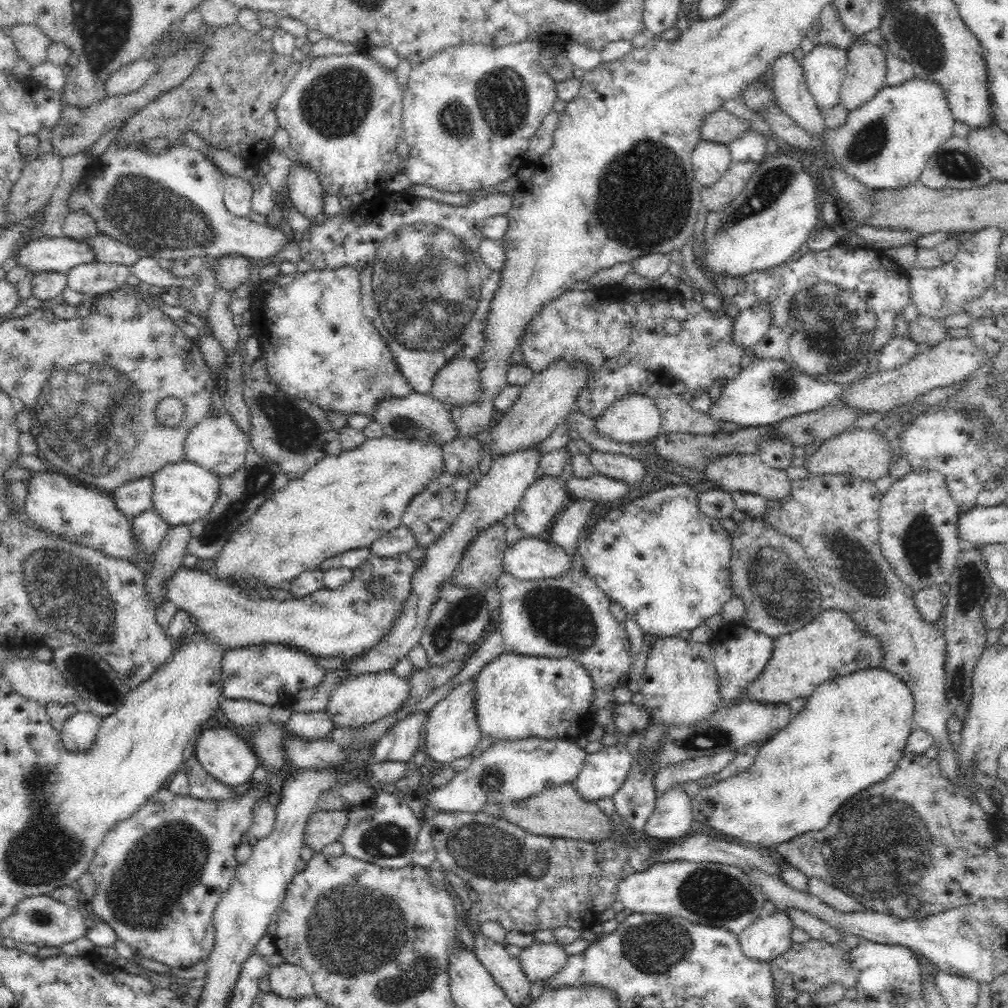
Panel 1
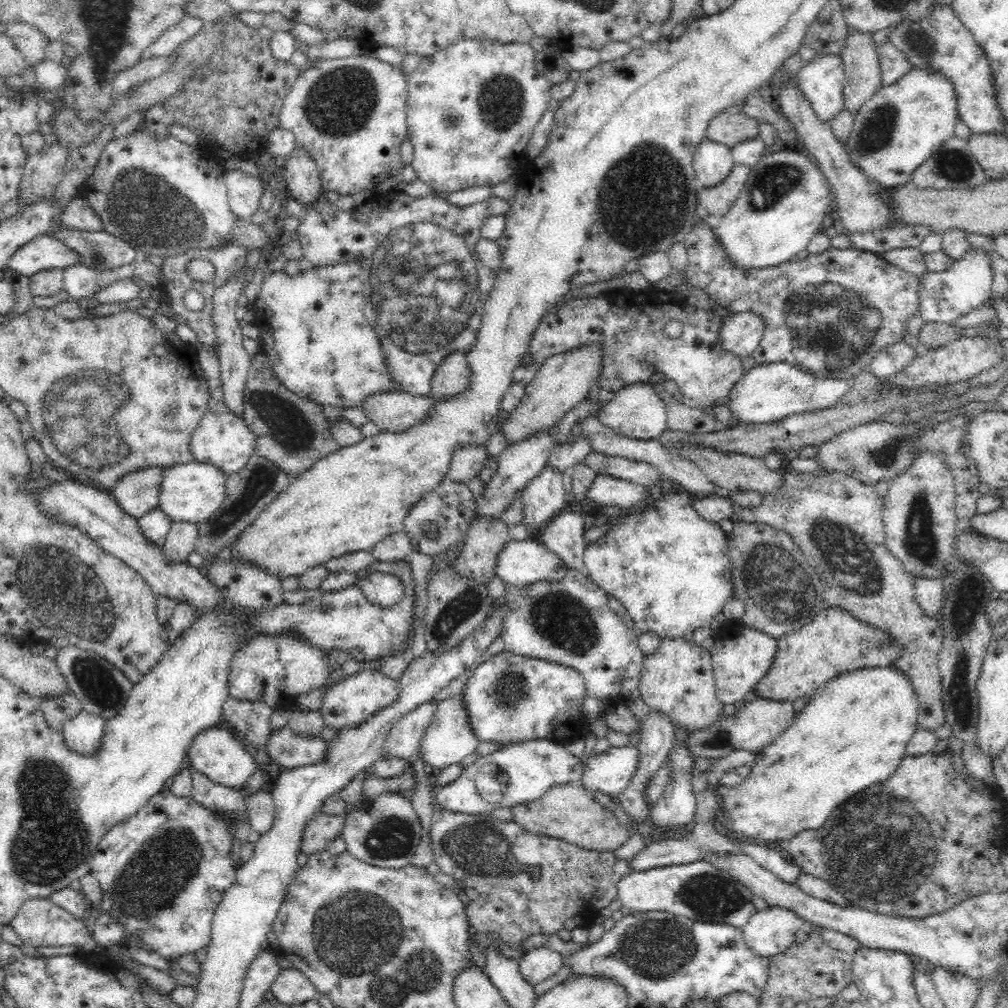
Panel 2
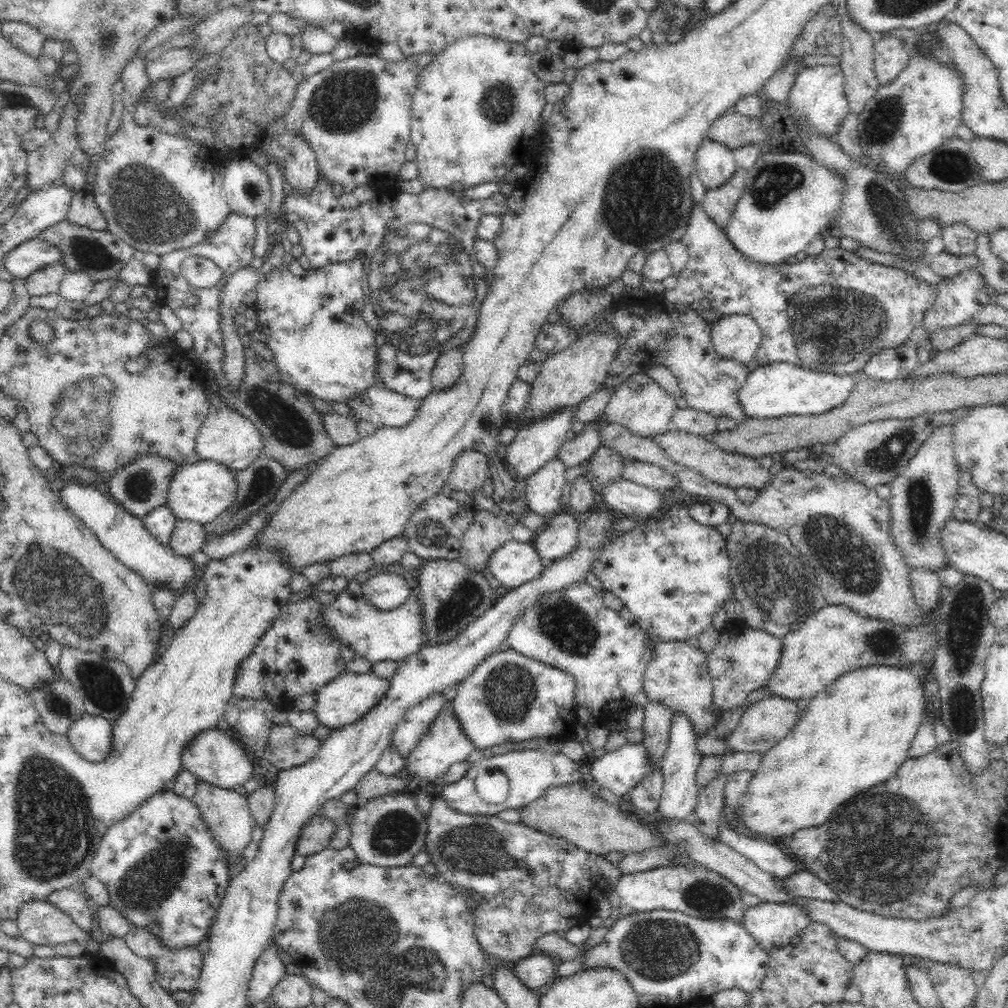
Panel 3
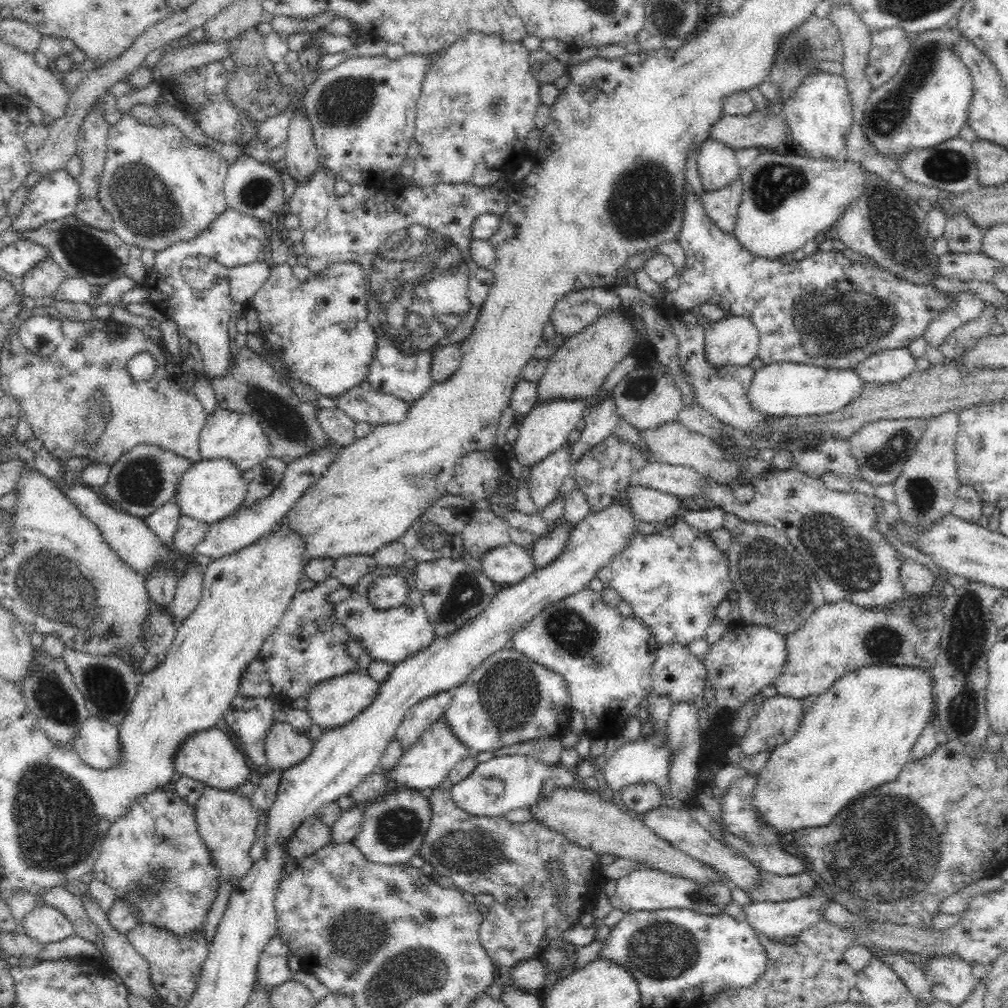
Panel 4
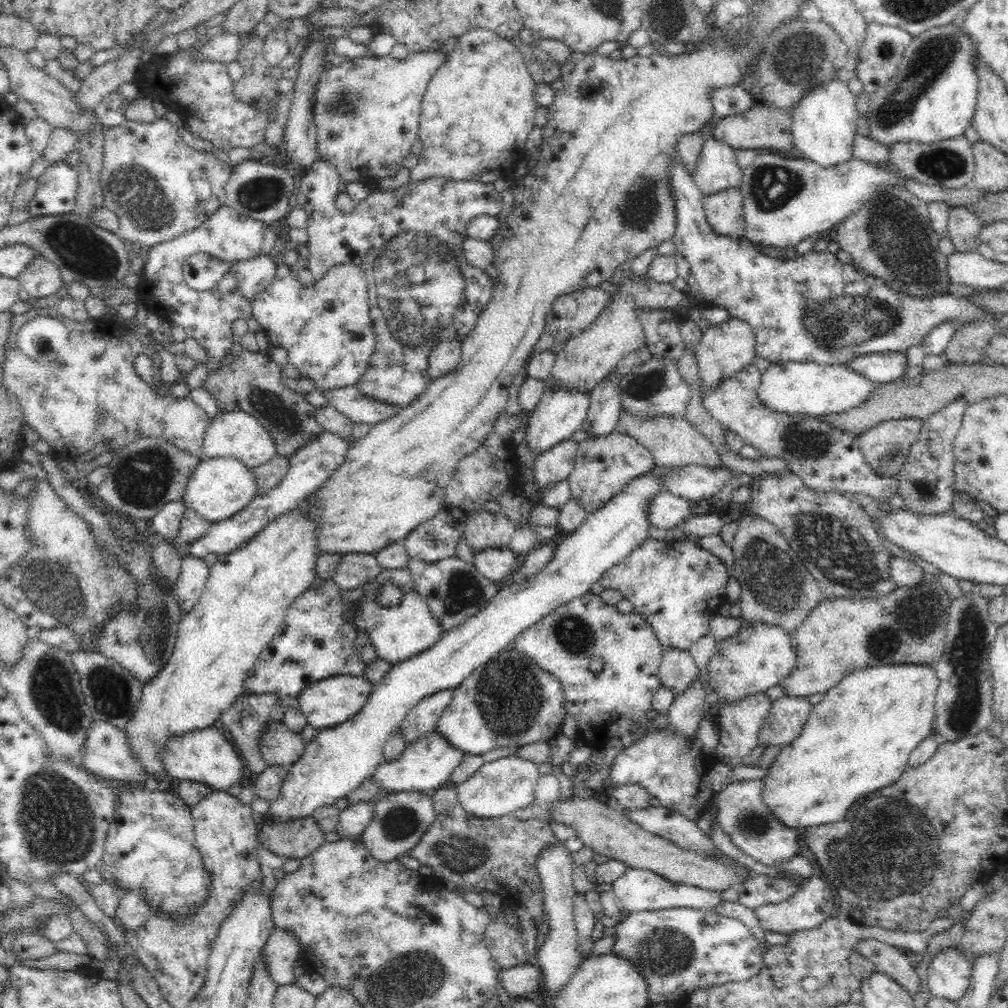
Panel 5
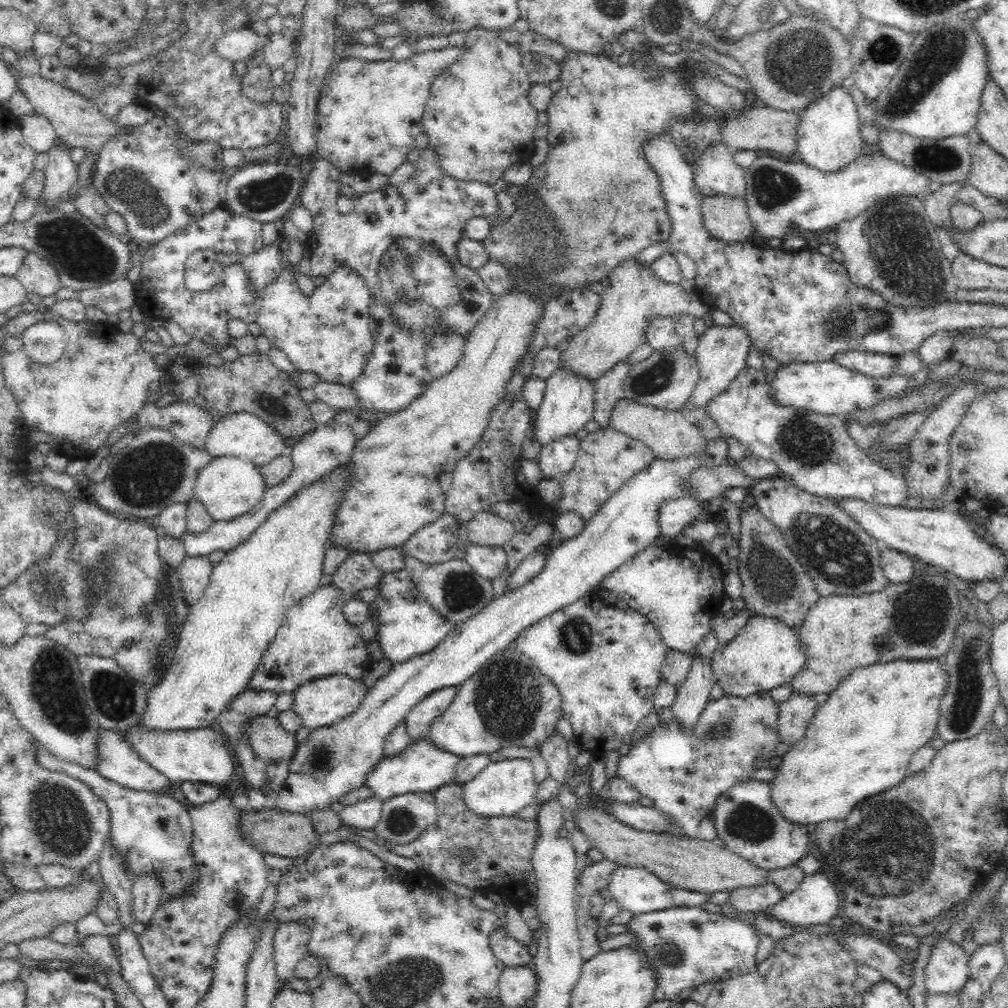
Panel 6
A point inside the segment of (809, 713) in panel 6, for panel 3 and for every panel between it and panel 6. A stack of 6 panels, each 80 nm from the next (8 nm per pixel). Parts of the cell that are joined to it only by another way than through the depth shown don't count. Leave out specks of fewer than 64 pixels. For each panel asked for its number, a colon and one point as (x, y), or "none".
3: (766, 722)
4: (778, 719)
5: (787, 716)

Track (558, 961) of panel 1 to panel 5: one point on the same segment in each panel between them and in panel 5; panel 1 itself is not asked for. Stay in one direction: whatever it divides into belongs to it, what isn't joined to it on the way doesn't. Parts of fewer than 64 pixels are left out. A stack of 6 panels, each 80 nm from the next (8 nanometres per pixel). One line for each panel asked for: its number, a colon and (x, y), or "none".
2: (536, 965)
3: (536, 971)
4: (528, 976)
5: (519, 981)

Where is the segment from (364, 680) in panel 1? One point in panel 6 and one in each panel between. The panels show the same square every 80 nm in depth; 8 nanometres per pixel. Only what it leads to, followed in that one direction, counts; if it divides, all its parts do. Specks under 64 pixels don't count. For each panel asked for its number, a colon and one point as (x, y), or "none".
2: (349, 701)
3: (344, 699)
4: (334, 702)
5: (329, 702)
6: (320, 702)

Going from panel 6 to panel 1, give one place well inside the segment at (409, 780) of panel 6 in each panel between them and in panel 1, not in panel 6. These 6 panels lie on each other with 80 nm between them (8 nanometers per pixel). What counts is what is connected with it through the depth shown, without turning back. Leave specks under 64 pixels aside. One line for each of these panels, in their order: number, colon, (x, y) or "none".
1: (451, 733)
2: (448, 740)
3: (443, 745)
4: (426, 764)
5: (428, 762)

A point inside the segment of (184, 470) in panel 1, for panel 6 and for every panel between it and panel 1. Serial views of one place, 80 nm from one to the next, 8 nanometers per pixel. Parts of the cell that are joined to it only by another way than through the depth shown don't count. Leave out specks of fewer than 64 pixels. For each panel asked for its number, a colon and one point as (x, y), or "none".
2: (192, 492)
3: (199, 492)
4: (211, 489)
5: (219, 488)
6: (229, 487)

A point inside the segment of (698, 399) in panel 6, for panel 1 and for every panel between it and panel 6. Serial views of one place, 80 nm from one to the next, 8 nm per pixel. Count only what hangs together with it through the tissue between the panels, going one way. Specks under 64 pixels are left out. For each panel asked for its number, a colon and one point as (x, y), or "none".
1: (751, 326)
2: (740, 333)
3: (737, 337)
4: (733, 341)
5: (726, 348)

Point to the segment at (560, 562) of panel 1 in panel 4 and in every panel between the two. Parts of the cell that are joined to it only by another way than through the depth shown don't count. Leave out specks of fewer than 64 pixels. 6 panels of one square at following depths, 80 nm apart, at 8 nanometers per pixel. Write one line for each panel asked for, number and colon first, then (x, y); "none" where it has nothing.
2: (521, 562)
3: (514, 563)
4: (510, 563)

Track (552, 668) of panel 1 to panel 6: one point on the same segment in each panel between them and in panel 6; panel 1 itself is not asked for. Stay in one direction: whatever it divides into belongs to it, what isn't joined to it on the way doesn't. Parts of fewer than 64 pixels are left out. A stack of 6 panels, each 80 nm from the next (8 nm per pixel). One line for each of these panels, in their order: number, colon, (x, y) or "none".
2: (510, 698)
3: (508, 697)
4: (509, 698)
5: (511, 701)
6: (508, 703)

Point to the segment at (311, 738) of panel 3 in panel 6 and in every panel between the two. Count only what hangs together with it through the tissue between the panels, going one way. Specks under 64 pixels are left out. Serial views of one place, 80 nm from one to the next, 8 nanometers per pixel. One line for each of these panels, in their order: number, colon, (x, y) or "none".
4: (285, 747)
5: (278, 745)
6: (270, 742)

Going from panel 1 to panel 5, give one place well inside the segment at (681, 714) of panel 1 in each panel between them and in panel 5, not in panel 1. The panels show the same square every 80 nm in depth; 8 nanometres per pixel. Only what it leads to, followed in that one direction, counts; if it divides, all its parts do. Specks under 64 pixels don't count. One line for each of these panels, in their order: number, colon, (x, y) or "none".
2: (677, 679)
3: (677, 675)
4: (676, 673)
5: (677, 669)

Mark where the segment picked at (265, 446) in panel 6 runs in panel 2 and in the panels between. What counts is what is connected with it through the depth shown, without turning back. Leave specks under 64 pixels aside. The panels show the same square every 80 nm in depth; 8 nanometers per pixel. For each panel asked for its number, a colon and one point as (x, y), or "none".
2: (223, 438)
3: (226, 436)
4: (236, 436)
5: (238, 434)

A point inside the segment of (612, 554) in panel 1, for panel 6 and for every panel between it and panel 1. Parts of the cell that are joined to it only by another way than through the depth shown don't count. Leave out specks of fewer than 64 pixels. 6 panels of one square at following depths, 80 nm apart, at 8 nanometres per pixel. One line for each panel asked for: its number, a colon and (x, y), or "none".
2: (671, 570)
3: (672, 574)
4: (674, 580)
5: (678, 587)
6: (680, 589)

